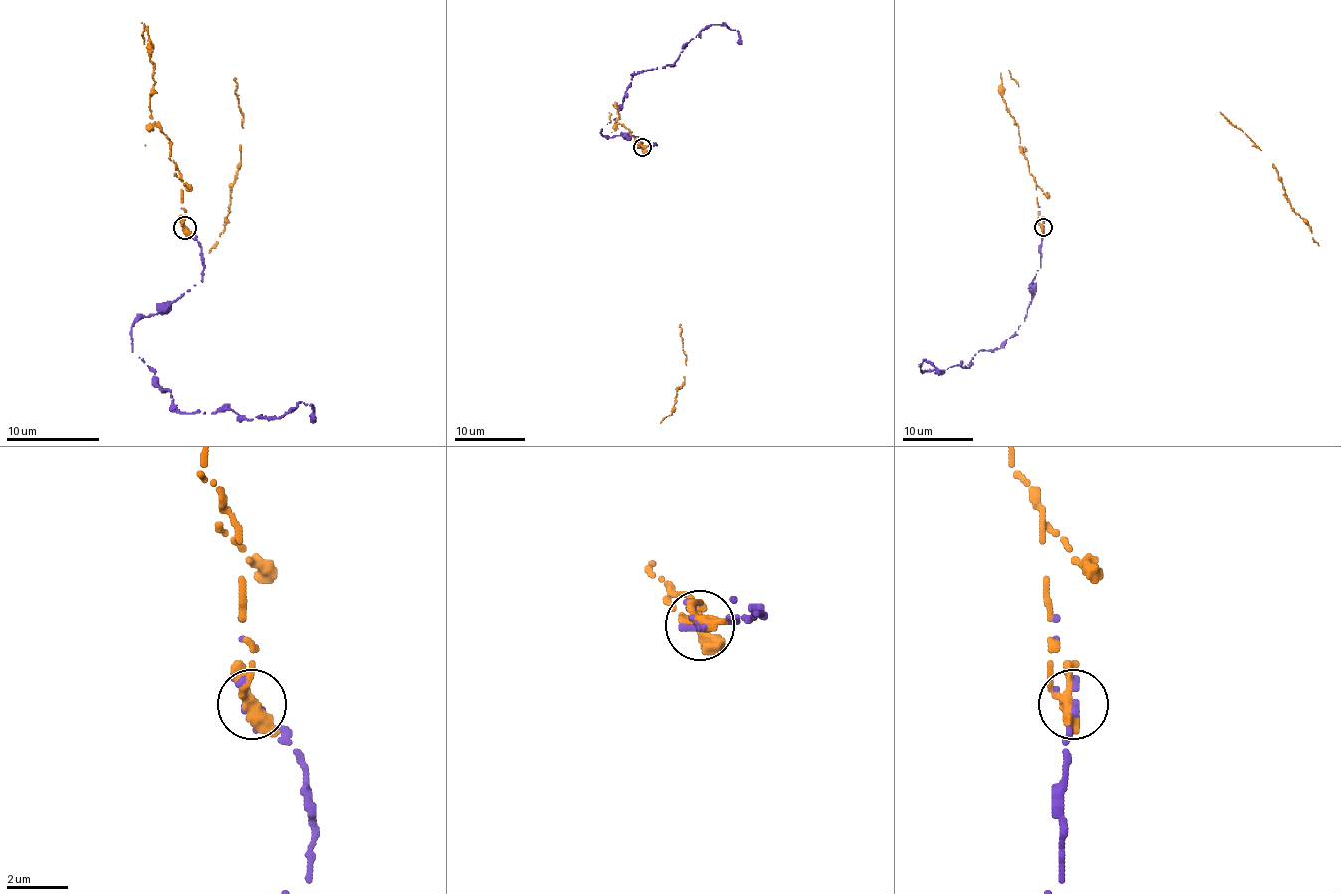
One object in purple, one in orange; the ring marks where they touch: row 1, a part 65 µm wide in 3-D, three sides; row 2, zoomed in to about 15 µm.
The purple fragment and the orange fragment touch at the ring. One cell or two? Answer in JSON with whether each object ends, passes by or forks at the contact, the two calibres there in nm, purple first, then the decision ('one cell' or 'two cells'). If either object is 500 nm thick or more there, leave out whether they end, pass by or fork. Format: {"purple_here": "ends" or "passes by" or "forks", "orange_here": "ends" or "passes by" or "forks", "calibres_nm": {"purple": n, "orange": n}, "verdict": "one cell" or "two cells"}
{"purple_here": "passes by", "orange_here": "passes by", "calibres_nm": {"purple": 240, "orange": 380}, "verdict": "one cell"}

